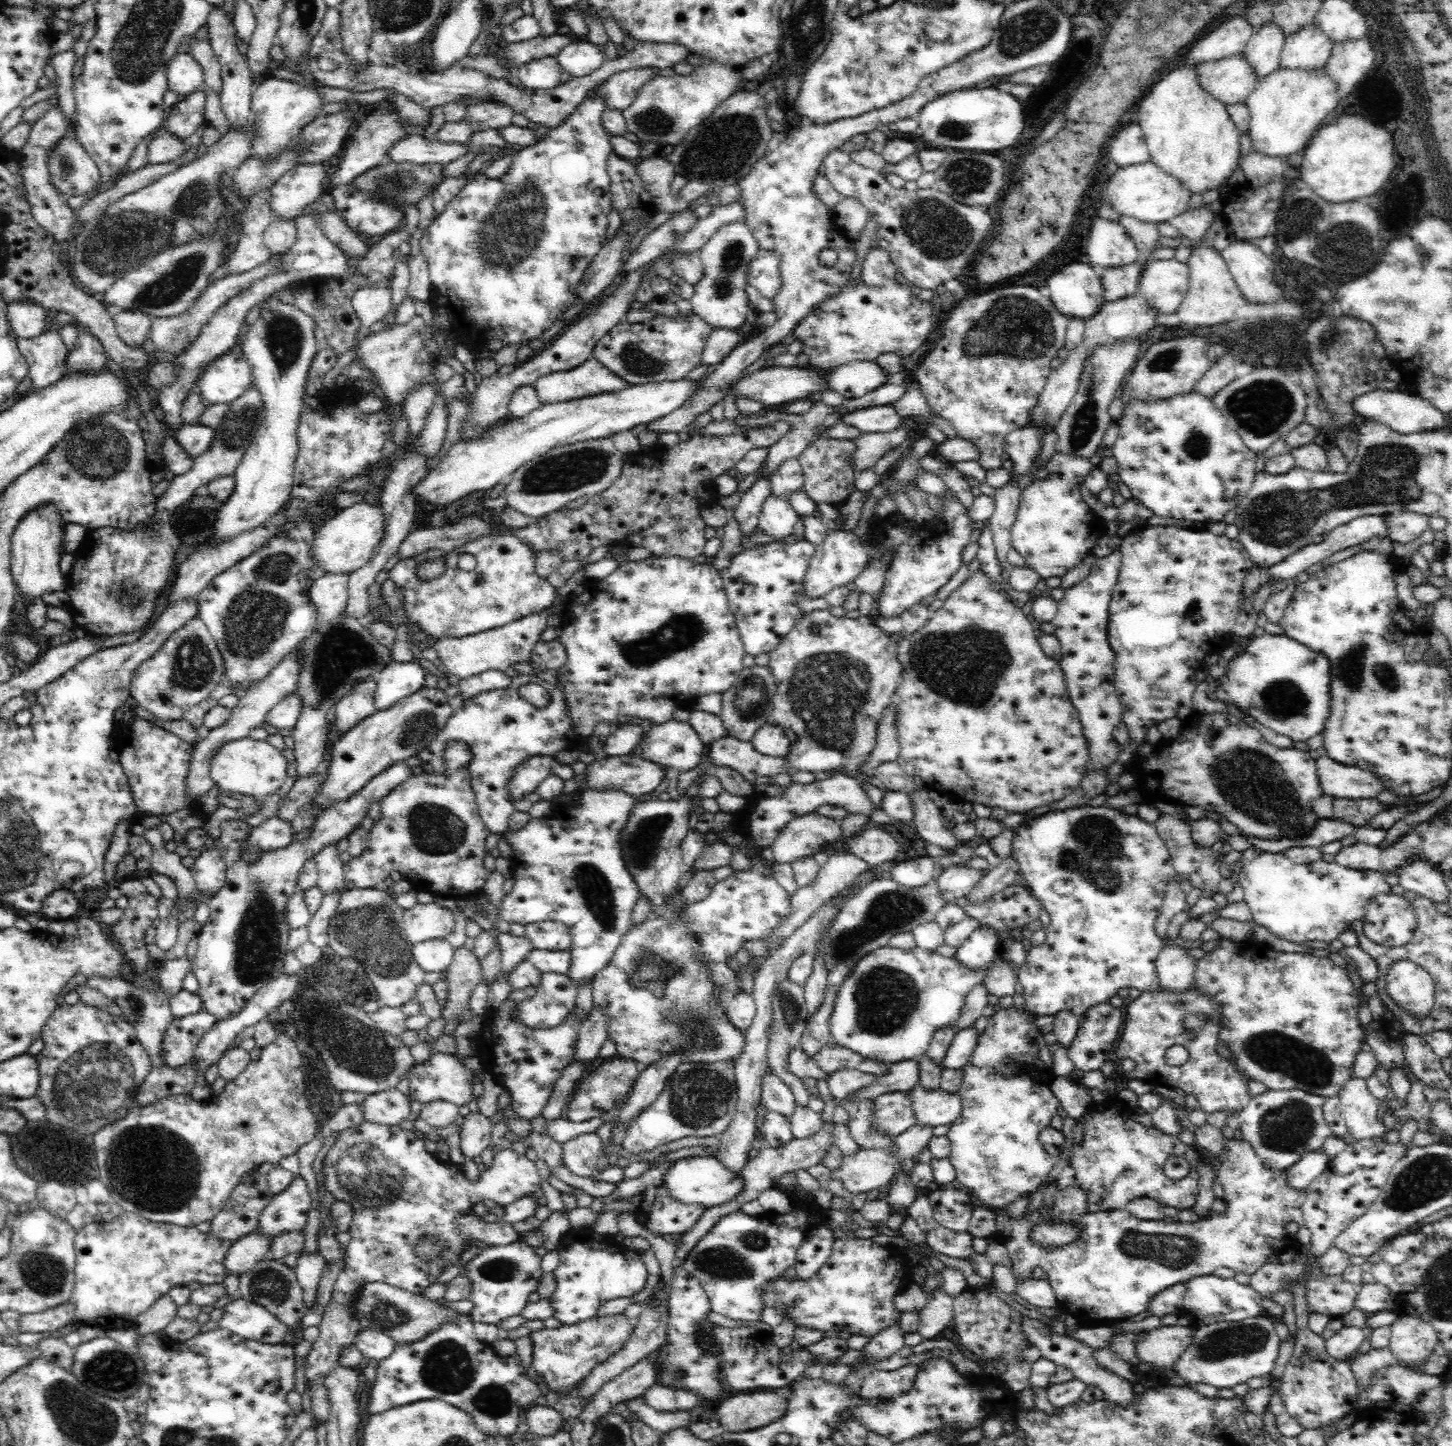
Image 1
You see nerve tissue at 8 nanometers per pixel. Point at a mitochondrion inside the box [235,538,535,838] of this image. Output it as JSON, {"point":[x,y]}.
{"point":[341,651]}

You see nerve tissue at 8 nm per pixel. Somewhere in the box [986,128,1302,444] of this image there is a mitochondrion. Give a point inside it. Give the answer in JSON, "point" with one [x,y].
{"point":[1262,407]}

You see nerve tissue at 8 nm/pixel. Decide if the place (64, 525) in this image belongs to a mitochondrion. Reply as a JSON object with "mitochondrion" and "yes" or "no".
{"mitochondrion":"no"}

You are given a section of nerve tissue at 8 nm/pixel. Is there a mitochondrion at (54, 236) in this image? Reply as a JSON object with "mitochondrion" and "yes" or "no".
{"mitochondrion":"no"}

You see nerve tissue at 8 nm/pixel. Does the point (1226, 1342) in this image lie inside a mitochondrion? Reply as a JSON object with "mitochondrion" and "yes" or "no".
{"mitochondrion":"yes"}

